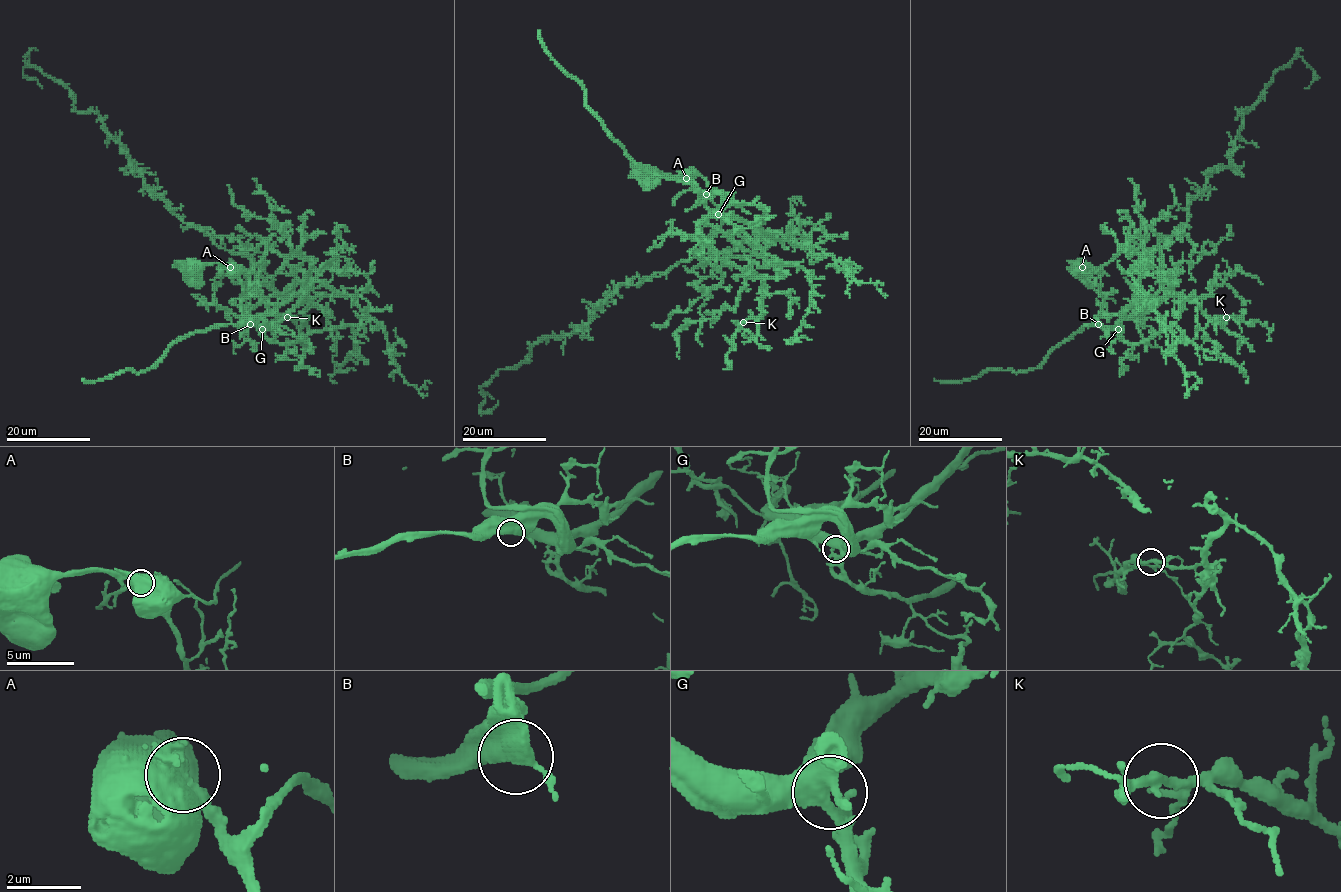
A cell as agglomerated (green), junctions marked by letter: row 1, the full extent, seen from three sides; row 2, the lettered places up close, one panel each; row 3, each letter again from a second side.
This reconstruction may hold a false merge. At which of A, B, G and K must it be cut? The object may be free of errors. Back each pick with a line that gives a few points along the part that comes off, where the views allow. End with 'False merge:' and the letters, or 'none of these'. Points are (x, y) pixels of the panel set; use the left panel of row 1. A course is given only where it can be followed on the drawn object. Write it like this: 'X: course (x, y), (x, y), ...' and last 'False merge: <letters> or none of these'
A: course (230, 266), (253, 273), (265, 243), (184, 223), (27, 56), (41, 89)
False merge: A

